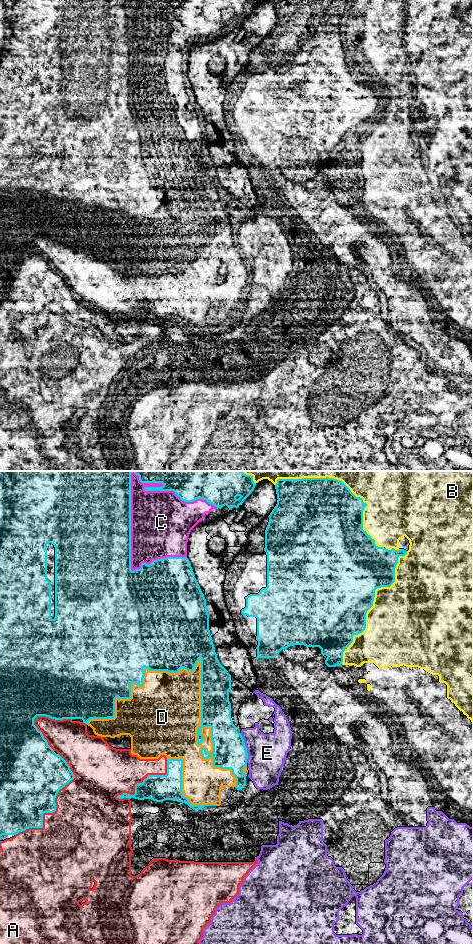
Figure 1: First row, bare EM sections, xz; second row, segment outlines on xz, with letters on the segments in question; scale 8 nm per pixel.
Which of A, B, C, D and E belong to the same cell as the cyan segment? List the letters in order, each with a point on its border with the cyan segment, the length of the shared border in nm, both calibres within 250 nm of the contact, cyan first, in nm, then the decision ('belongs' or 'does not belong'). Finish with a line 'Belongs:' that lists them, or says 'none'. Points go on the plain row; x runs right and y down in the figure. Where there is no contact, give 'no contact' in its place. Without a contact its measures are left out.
A: xz (56, 326) | 750 nm | 420/500 nm | does not belong
B: xz (372, 122) | 1050 nm | 500/480 nm | does not belong
C: xz (130, 73) | 750 nm | 500/380 nm | does not belong
D: xz (201, 184) | 1300 nm | 420/280 nm | does not belong
E: xz (246, 268) | 240 nm | 280/300 nm | does not belong
Belongs: none

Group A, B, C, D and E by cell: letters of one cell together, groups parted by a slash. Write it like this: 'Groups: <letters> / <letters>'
Groups: A / B / C D / E

